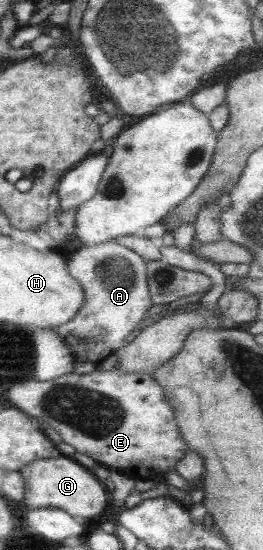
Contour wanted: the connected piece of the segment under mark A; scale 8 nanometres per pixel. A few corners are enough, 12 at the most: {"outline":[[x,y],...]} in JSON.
{"outline":[[107,241],[80,246],[67,275],[81,309],[51,333],[97,362],[154,310],[146,263]]}

